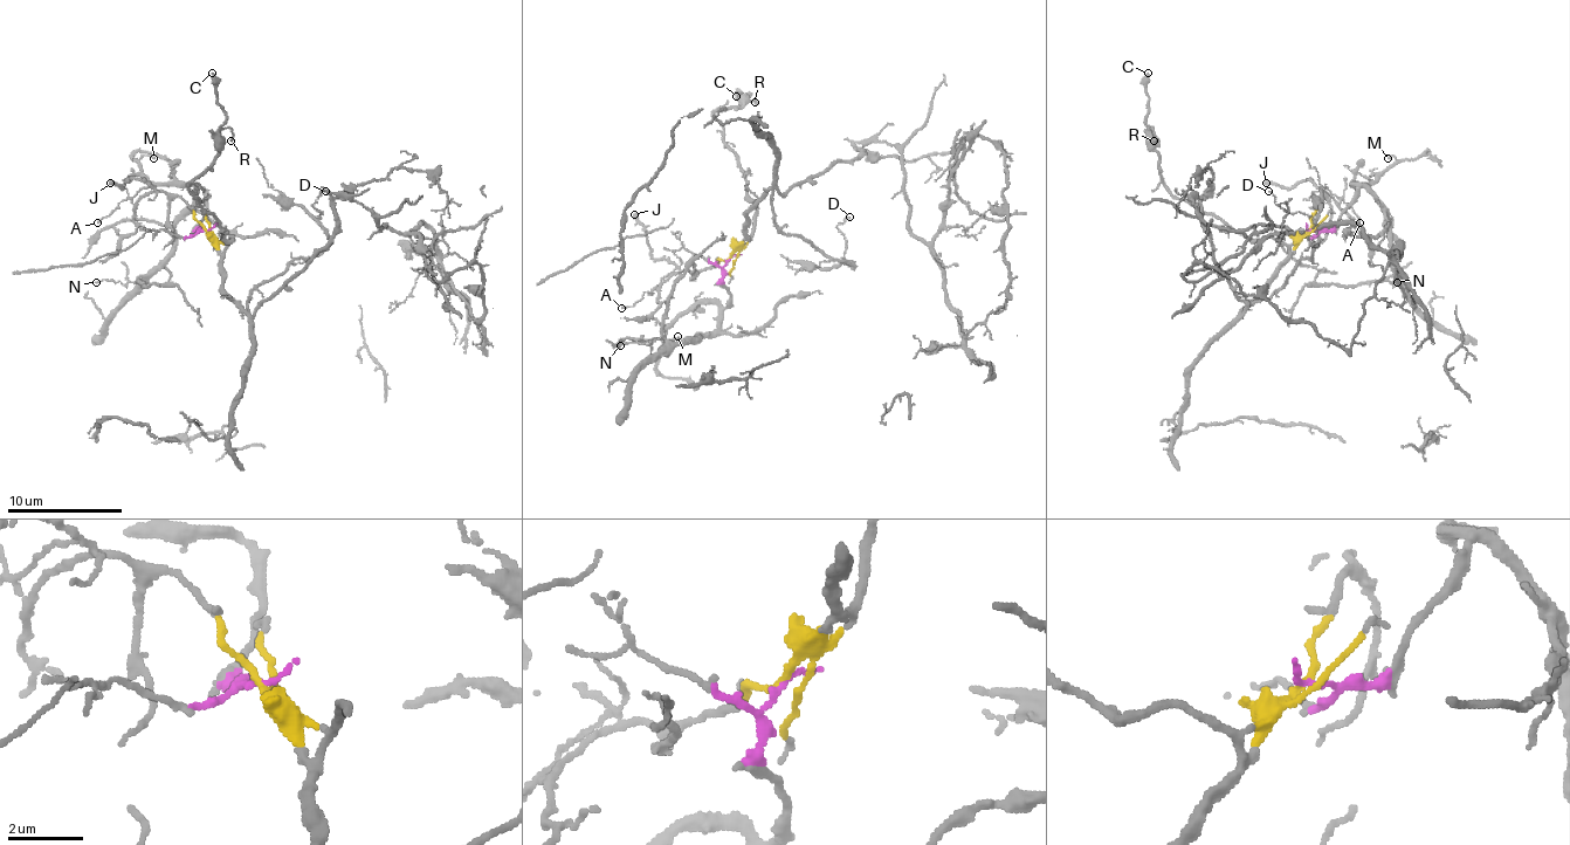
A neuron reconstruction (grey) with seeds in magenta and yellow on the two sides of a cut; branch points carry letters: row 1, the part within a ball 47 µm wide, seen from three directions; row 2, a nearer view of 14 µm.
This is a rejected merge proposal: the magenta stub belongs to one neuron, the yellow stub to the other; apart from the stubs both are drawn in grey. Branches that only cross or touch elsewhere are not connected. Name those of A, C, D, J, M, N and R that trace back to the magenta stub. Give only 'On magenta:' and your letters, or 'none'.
On magenta: M, N

